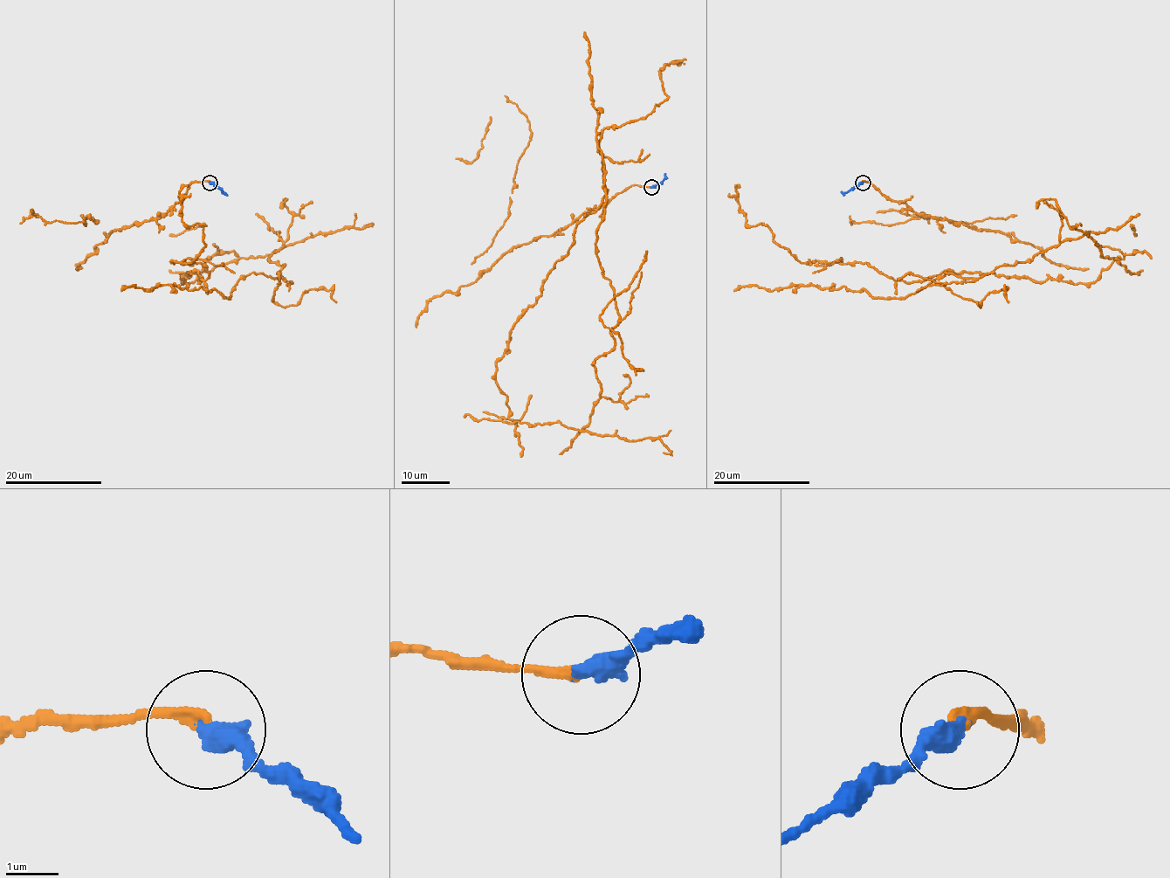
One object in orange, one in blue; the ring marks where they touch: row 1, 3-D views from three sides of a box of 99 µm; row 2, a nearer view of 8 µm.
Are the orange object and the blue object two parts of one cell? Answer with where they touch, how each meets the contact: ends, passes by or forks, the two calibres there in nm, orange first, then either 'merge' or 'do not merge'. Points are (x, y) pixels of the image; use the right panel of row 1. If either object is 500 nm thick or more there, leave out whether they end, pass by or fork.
at (863, 183); orange ends there; blue ends there; 160 nm thick on the orange side, 380 nm on the other; do not merge

